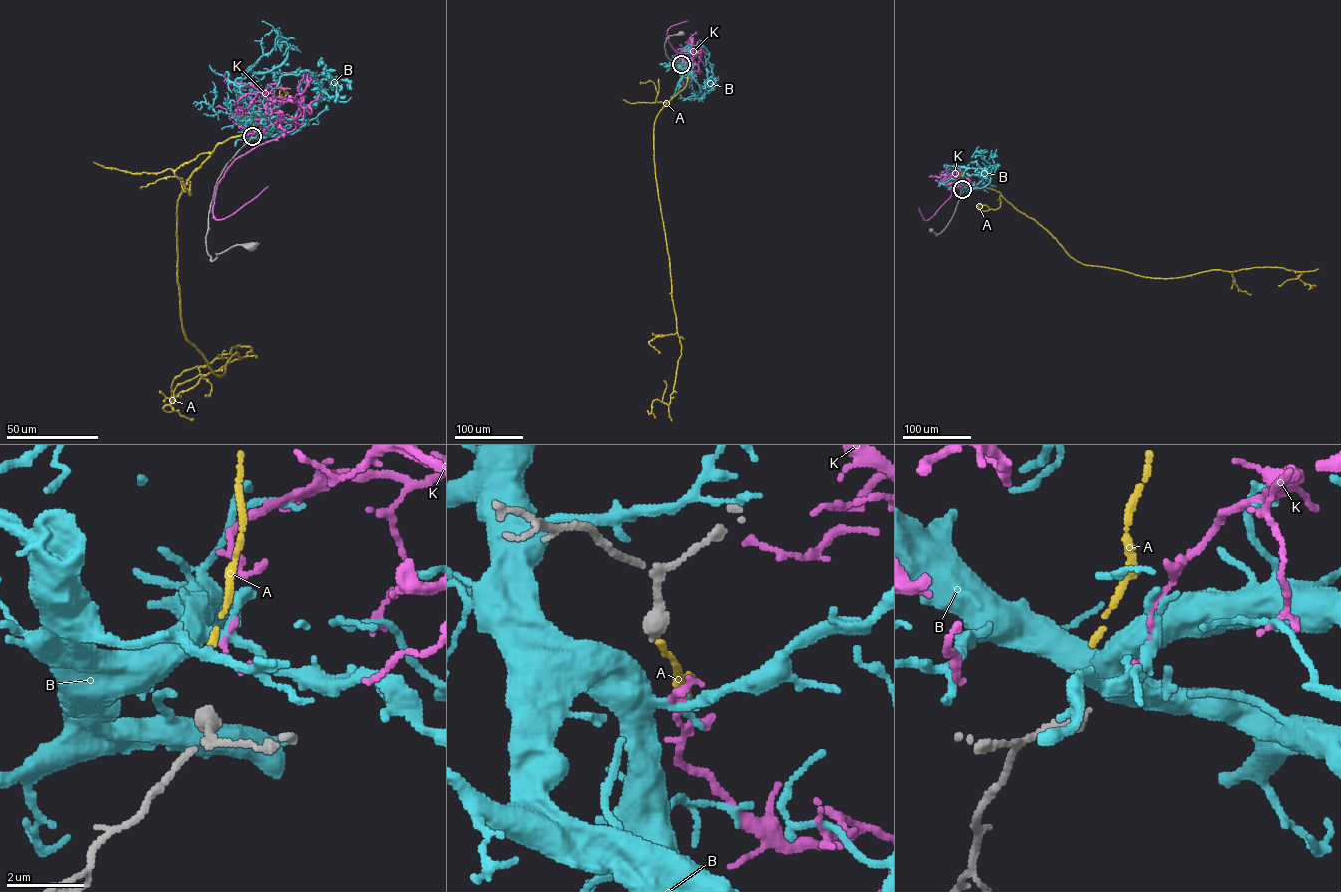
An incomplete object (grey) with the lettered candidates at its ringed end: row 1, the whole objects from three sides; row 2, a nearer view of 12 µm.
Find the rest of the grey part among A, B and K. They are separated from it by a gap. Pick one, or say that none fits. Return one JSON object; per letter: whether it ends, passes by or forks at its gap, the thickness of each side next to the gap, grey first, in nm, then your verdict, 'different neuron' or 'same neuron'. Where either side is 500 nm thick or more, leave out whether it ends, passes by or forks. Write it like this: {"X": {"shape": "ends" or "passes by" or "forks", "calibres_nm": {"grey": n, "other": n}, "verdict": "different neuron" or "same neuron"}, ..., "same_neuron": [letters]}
{"A": {"shape": "ends", "calibres_nm": {"grey": 440, "other": 130}, "verdict": "same neuron"}, "B": {"calibres_nm": {"grey": 440, "other": 800}, "verdict": "different neuron"}, "K": {"shape": "ends", "calibres_nm": {"grey": 440, "other": 150}, "verdict": "different neuron"}, "same_neuron": ["A"]}

